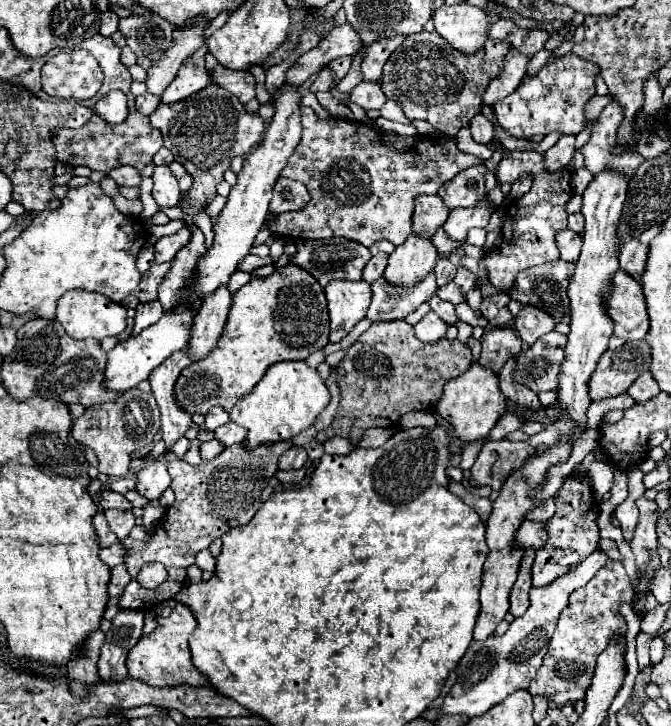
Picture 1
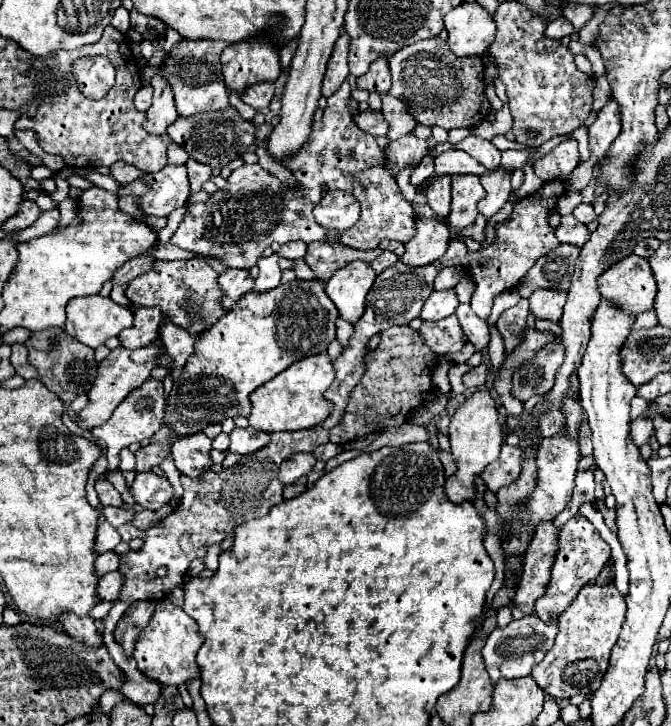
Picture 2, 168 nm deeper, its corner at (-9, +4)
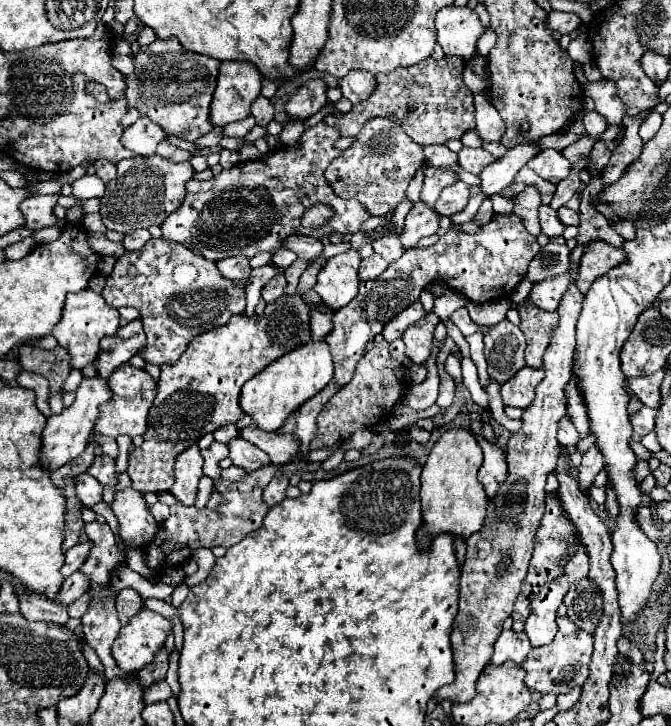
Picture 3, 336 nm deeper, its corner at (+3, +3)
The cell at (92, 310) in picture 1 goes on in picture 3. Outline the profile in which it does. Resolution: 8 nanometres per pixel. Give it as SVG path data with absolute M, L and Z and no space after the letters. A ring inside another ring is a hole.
M84 288L82 292L68 294L66 304L62 308L60 322L52 328L52 336L58 340L60 346L64 346L70 354L72 368L84 368L96 360L96 352L100 350L102 336L116 334L120 326L120 314L116 308L104 302L104 298L90 288Z

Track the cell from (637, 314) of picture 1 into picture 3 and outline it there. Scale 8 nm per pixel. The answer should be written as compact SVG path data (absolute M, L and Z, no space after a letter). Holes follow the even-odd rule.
M592 240L592 244L586 248L580 260L580 270L576 274L578 290L586 294L596 278L600 278L612 266L624 264L624 260L626 260L626 252L622 248L614 248L604 240Z

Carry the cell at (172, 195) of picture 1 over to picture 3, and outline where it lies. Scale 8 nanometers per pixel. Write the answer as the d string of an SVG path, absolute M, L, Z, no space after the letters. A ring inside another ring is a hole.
M158 154L134 156L130 160L118 162L116 168L116 180L106 184L100 214L108 230L118 230L122 234L130 234L138 228L150 228L154 224L160 226L168 214L180 206L184 200L184 184L194 176L194 170L188 162L174 164Z

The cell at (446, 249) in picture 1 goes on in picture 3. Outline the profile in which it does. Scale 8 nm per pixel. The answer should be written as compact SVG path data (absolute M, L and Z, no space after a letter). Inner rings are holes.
M458 180L456 184L442 190L434 208L442 216L452 216L456 212L462 212L468 204L468 194L470 194L470 186Z

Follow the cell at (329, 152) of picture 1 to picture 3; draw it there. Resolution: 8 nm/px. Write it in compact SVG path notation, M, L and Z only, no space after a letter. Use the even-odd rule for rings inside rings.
M318 122L316 126L304 128L300 138L292 146L282 146L258 160L236 164L230 170L222 170L218 176L200 182L196 178L186 184L184 204L162 224L162 238L170 242L180 242L198 256L206 260L220 262L230 256L254 258L258 252L276 252L284 248L288 236L308 234L318 240L338 234L340 238L356 234L362 224L370 218L358 200L344 200L328 188L324 172L342 150L336 148L340 130ZM310 204L338 204L338 214L334 214L328 228L304 230L300 218L304 208Z

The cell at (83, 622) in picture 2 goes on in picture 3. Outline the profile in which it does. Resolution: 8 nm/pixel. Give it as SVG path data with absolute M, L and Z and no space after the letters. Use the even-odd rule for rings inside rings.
M24 594L20 596L20 612L24 618L32 620L32 622L56 622L60 626L64 626L68 622L68 612L66 606L56 604L44 596L38 594Z

